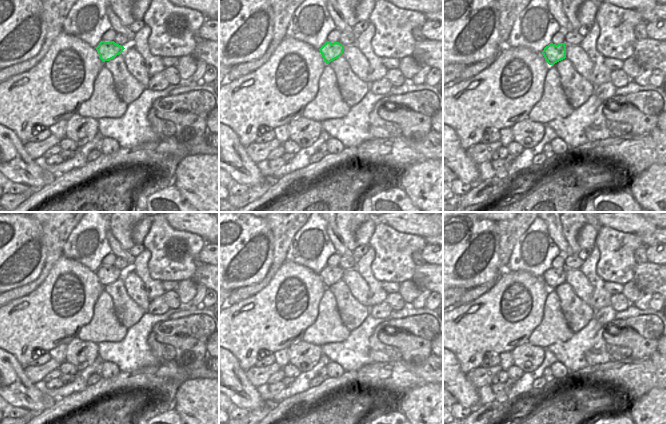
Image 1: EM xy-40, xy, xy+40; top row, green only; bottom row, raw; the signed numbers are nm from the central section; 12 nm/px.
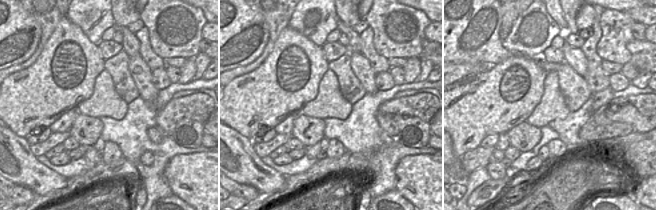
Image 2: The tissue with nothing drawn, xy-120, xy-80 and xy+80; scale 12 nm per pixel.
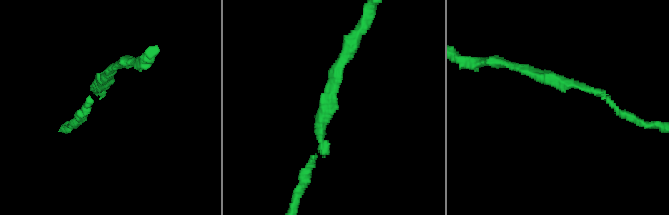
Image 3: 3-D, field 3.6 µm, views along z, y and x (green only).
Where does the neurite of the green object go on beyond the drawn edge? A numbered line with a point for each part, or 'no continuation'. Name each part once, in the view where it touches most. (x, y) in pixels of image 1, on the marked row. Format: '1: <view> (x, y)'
no continuation

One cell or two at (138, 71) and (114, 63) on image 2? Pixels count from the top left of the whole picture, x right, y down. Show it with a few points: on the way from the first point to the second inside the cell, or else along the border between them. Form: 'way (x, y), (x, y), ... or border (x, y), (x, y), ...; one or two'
border (129, 57), (128, 71), (137, 90); two

